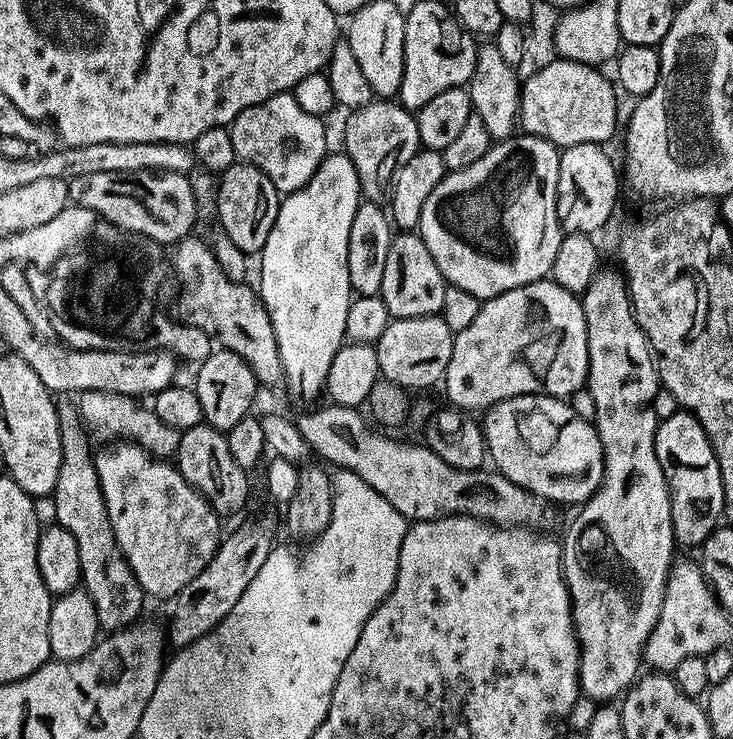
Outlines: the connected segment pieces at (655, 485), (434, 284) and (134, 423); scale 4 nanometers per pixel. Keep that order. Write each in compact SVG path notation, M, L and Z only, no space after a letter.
M597 271L582 294L588 339L586 387L594 394L594 423L604 451L604 477L594 495L579 505L577 512L580 513L573 518L568 533L562 536L560 554L564 581L572 599L572 625L580 643L580 690L585 697L600 700L596 702L615 701L637 679L644 647L662 610L668 572L674 563L672 551L678 548L672 529L672 499L662 466L658 466L658 454L654 454L658 421L652 399L658 391L658 377L656 364L652 361L652 347L638 326L623 275L619 271L604 271Z
M408 230L397 233L387 254L380 287L380 296L386 302L389 315L393 319L437 315L442 308L447 287L444 275L438 270L433 255L419 233Z
M81 392L78 400L80 400L78 411L81 421L89 429L92 427L98 435L116 436L112 438L120 442L134 443L139 448L144 448L152 453L156 458L175 457L180 432L174 426L166 426L166 422L162 422L162 418L158 418L158 414L137 397L110 394L109 392Z

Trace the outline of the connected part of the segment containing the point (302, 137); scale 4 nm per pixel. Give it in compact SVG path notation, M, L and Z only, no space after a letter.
M286 91L239 112L230 125L230 131L237 157L243 163L262 170L262 174L274 182L277 192L287 194L306 186L306 182L314 178L324 157L329 155L328 132L324 123L321 117L306 114L291 91Z

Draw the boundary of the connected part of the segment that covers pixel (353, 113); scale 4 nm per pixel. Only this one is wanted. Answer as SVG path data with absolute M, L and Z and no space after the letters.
M373 98L366 106L351 109L347 116L342 151L350 158L350 162L354 162L363 199L368 202L387 201L392 179L422 147L416 117L403 104L388 98Z

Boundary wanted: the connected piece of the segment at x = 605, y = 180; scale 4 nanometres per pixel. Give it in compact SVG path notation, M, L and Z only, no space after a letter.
M579 144L561 151L556 209L560 227L565 233L596 234L612 216L620 188L622 192L622 180L618 175L617 165L616 168L612 165L611 158L604 150L598 144Z

